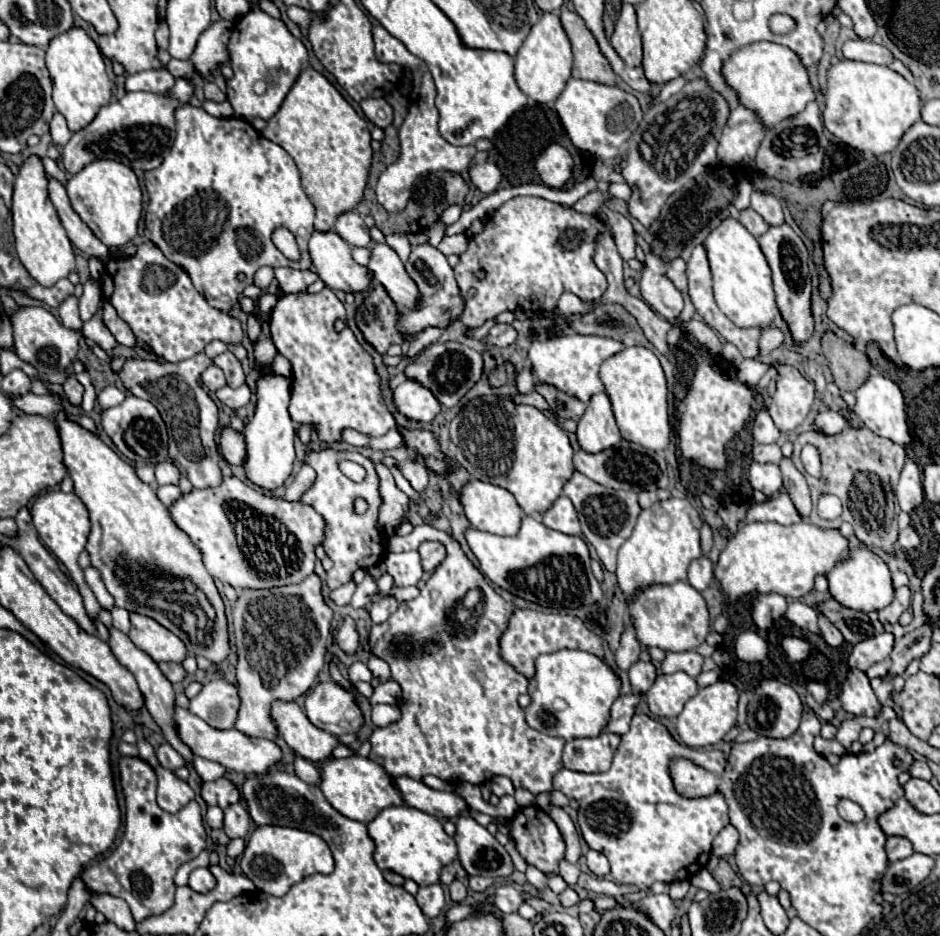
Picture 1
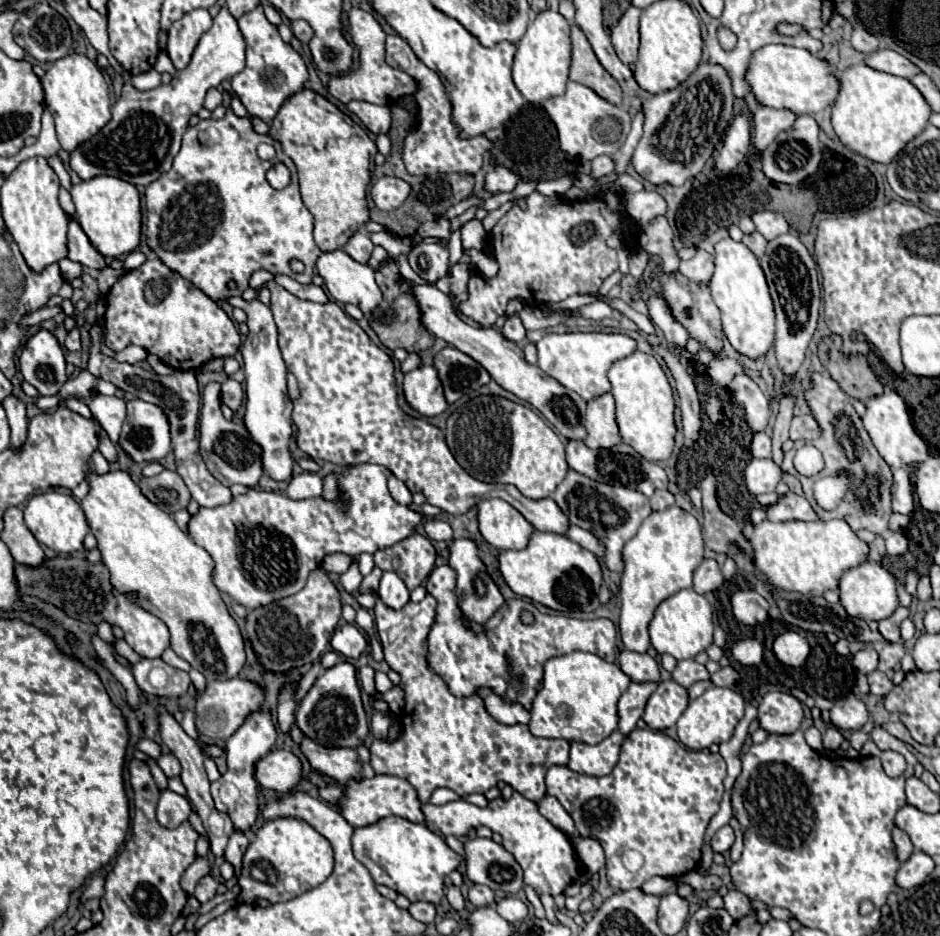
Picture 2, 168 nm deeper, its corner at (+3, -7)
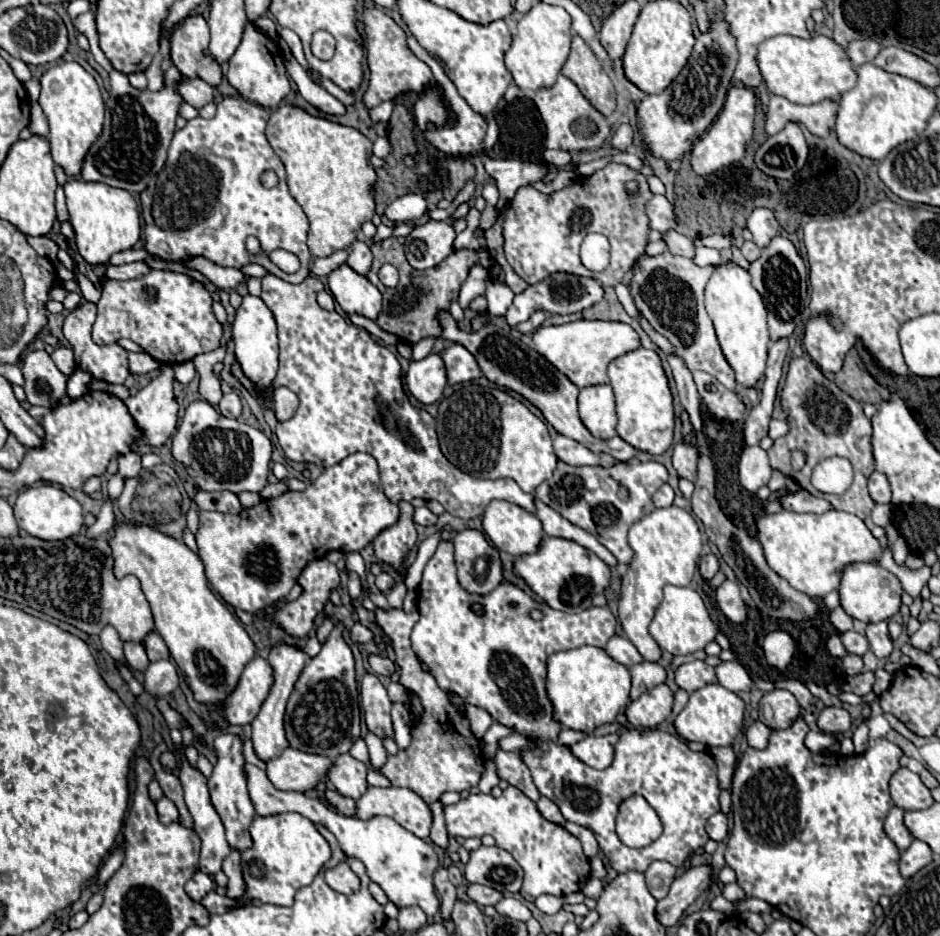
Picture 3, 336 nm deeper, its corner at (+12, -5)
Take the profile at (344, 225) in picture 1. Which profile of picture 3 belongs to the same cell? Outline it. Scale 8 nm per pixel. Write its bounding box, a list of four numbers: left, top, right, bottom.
[347,240,373,276]

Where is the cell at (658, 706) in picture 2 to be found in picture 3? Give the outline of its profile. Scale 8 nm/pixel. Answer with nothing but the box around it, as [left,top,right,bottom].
[625,684,673,728]

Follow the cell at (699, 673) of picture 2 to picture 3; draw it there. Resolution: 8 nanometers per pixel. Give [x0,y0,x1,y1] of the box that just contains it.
[675,660,717,694]

